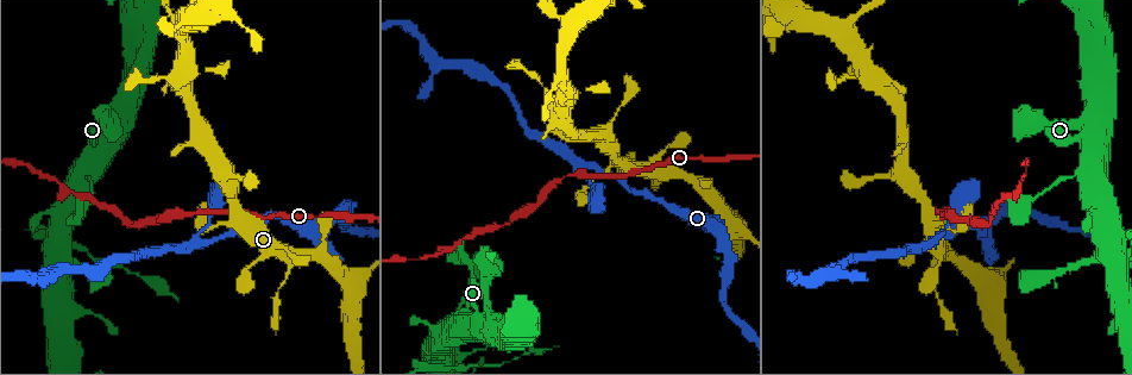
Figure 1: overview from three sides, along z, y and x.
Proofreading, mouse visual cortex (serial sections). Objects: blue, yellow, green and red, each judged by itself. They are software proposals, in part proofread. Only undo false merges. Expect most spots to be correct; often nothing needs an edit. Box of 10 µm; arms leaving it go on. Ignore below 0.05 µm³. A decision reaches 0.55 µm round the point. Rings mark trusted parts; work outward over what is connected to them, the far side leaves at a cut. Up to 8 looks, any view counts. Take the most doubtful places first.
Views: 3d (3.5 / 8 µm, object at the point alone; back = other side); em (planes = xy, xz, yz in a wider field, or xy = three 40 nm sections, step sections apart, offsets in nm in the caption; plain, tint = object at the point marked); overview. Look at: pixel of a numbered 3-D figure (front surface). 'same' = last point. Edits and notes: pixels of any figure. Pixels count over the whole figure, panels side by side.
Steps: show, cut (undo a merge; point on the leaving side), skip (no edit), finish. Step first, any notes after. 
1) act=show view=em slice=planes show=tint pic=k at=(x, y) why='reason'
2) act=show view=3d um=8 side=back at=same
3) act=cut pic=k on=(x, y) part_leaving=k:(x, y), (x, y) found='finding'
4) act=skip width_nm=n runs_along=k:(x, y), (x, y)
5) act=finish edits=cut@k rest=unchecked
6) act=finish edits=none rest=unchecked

act=show view=3d um=3.5 side=back pic=1 at=(580, 164) why='side arm on a straight run'

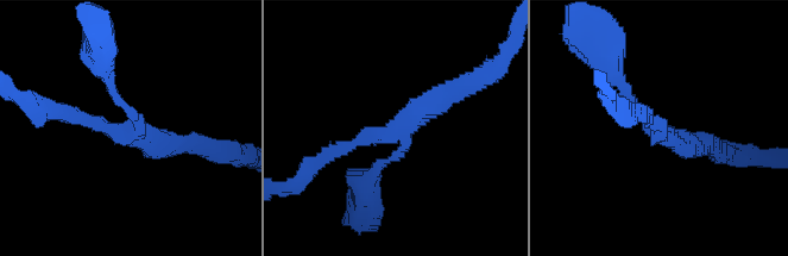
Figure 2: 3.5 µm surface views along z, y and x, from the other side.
act=show view=em slice=xy step=1 show=tint pic=2 at=(128, 137) arms=3 arm_widths_nm=150,200,300

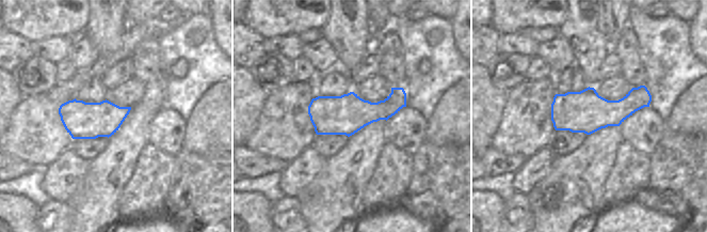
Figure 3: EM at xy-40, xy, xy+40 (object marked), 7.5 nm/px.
act=skip runs_along=2:(331, 154), (396, 130), (461, 85) found='all the same cell'

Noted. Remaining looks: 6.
act=show view=3d um=3.5 pic=1 at=(438, 62) why='branch point'

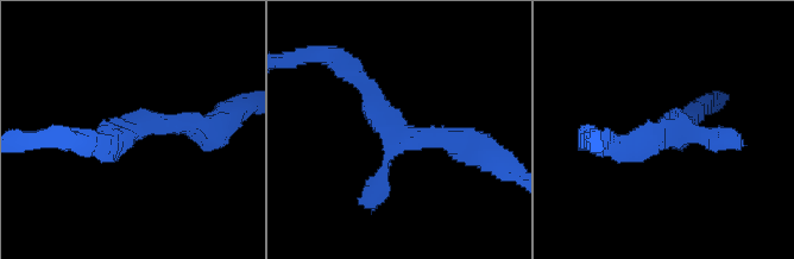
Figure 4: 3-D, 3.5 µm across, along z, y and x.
act=show view=em slice=xy step=5 show=tint pic=4 at=(133, 130) why='need the tissue'

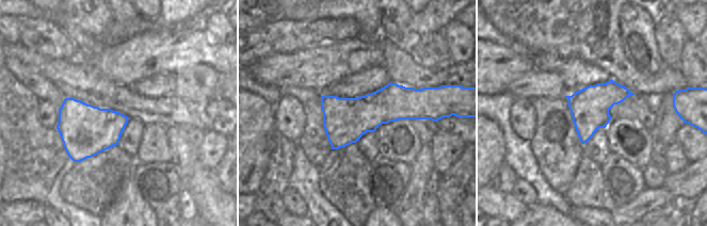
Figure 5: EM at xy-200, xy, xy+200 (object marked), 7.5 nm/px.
act=skip width_nm=340 runs_along=4:(476, 150), (398, 134), (354, 74) found='all the same cell'

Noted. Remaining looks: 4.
act=show view=em slice=xy step=3 show=tint pic=1 at=(866, 77) why='branch point'

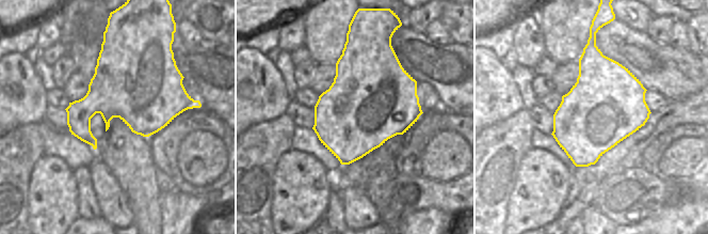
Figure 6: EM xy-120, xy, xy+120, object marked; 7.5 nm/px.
act=show view=3d um=3.5 at=same

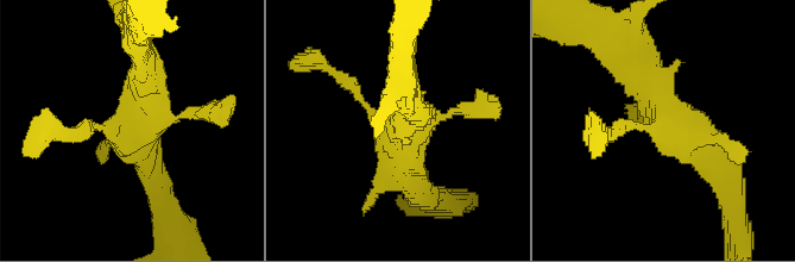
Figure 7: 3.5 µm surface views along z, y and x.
act=skip width_nm=650 runs_along=7:(729, 181), (631, 61) found='one cell here'

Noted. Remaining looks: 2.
act=finish edits=none rest=unchecked

